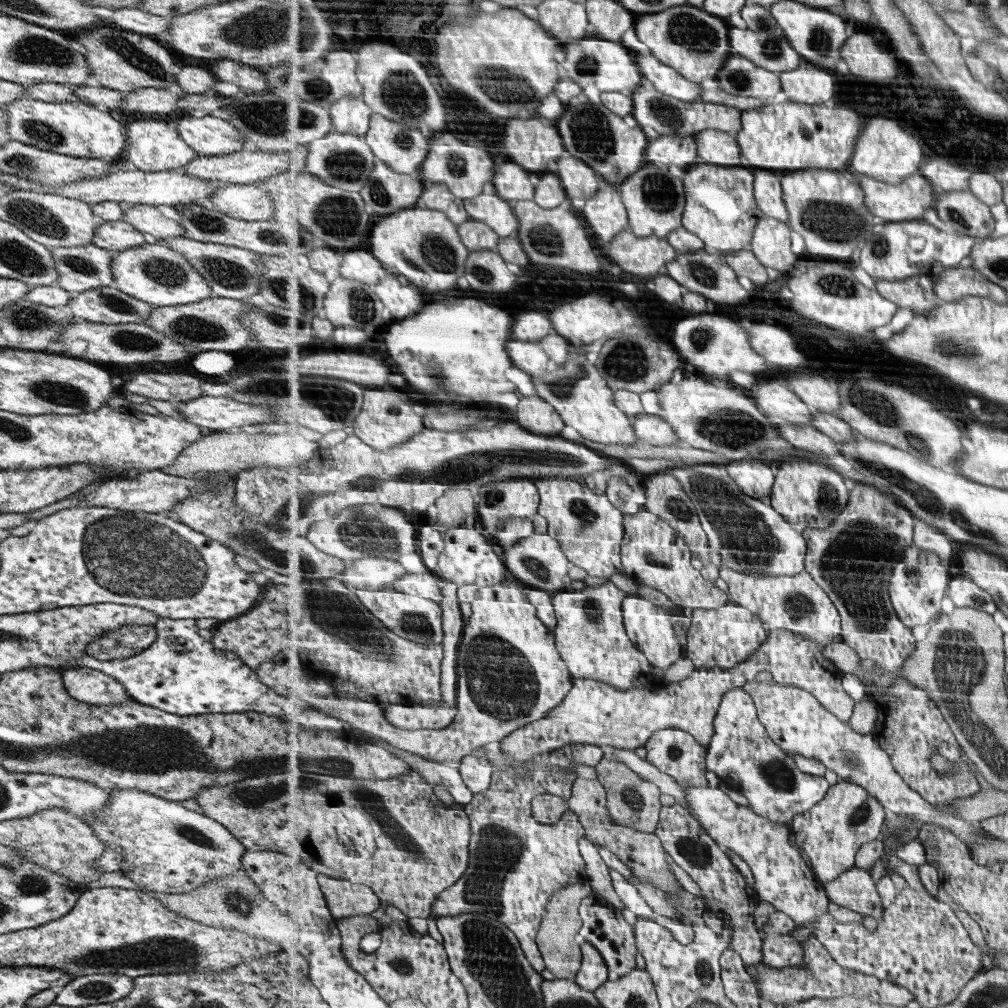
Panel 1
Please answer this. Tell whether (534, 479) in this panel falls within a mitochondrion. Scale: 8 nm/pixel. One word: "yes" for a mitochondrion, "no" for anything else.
no

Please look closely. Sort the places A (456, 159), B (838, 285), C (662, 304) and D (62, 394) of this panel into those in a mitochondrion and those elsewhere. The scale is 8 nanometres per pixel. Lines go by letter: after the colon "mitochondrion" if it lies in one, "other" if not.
A: other
B: mitochondrion
C: other
D: mitochondrion

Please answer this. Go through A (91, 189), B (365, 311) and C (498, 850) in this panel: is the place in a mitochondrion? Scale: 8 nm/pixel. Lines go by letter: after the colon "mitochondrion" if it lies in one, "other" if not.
A: other
B: mitochondrion
C: mitochondrion

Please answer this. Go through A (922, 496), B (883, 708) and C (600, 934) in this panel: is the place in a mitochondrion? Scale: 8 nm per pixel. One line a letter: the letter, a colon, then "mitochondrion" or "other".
A: mitochondrion
B: other
C: other

